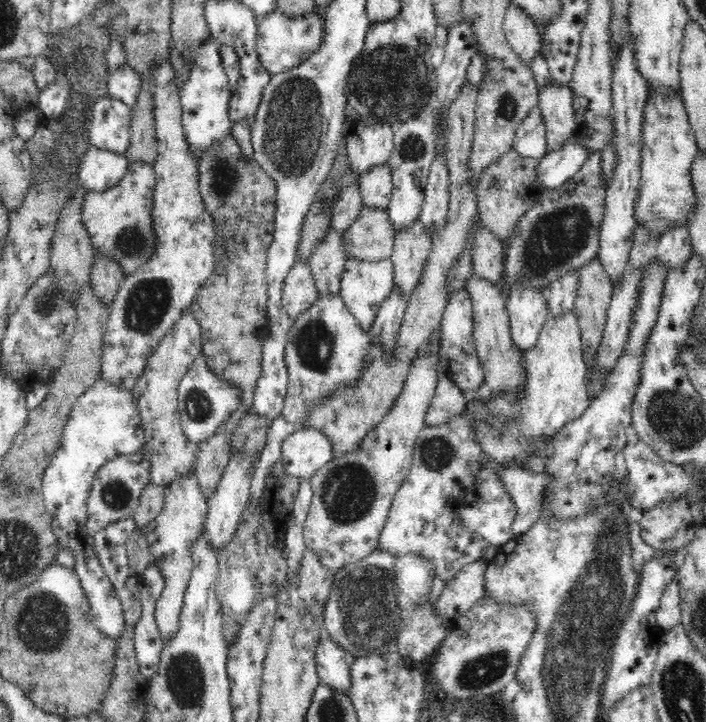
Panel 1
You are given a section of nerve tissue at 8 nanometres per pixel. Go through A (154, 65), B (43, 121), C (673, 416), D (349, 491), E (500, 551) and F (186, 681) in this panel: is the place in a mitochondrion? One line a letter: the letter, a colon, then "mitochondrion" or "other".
A: other
B: other
C: mitochondrion
D: mitochondrion
E: other
F: mitochondrion

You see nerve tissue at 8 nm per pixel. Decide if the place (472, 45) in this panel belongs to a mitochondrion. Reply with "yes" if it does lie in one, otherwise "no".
no

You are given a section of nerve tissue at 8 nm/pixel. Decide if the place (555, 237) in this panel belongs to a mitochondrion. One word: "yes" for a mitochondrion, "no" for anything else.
yes

